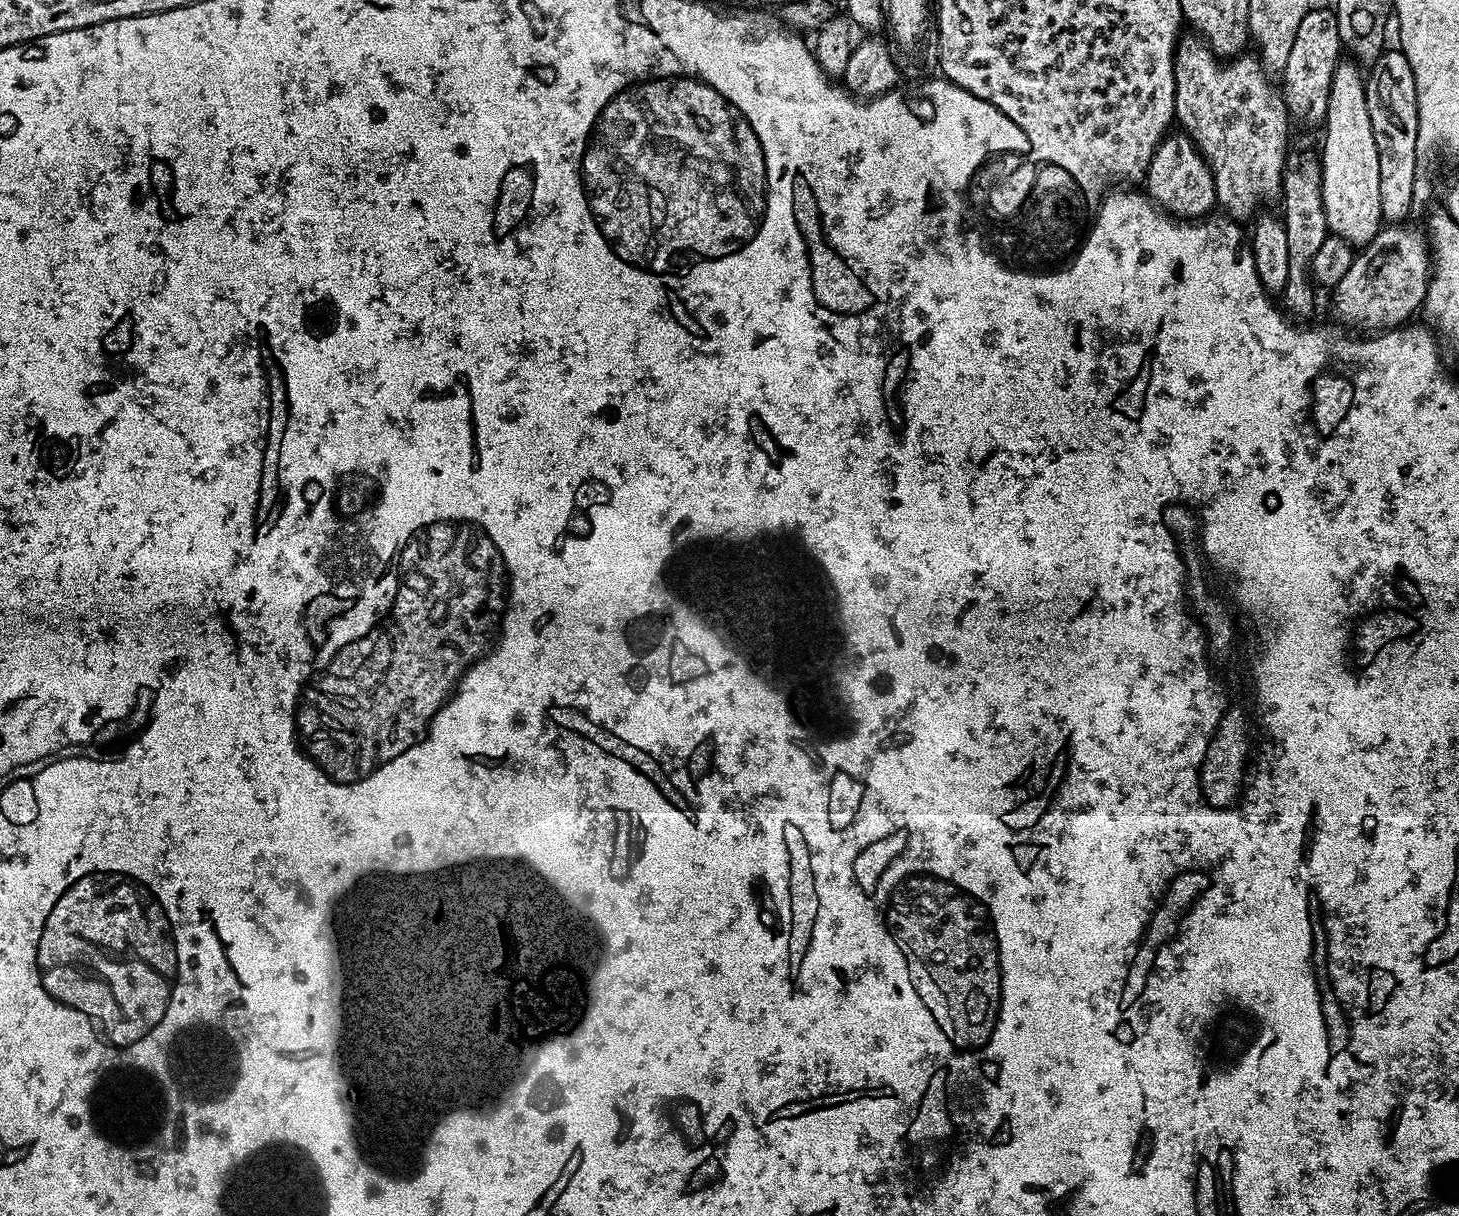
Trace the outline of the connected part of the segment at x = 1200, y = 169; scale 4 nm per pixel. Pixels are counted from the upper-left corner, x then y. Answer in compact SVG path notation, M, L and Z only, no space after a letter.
M1183 130L1169 131L1164 139L1160 141L1160 144L1156 147L1154 154L1150 158L1150 166L1148 167L1148 175L1146 177L1147 184L1146 195L1148 199L1157 208L1164 209L1173 218L1183 218L1193 221L1197 218L1207 217L1217 207L1212 171L1208 169L1204 155L1198 151L1191 138Z

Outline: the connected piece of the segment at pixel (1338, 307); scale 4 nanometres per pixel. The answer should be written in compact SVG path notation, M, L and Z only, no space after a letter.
M1412 222L1389 223L1381 227L1379 234L1369 244L1363 245L1353 255L1350 271L1342 277L1342 282L1338 282L1336 287L1331 289L1332 308L1341 320L1337 321L1352 330L1387 330L1403 326L1415 317L1412 316L1415 312L1417 315L1423 309L1431 276L1432 258L1425 229L1415 228Z

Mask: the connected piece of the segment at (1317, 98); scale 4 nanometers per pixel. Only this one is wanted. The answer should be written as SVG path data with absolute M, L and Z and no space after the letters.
M1309 7L1294 34L1294 46L1290 49L1290 59L1287 60L1282 73L1284 104L1288 108L1289 117L1295 123L1297 120L1300 124L1323 125L1324 118L1328 115L1332 75L1342 60L1340 52L1342 53L1342 45L1335 11L1331 7Z

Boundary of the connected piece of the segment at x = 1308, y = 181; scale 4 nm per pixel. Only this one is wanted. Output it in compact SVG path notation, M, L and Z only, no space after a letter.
M1295 150L1287 153L1284 161L1283 200L1282 219L1286 226L1286 251L1290 253L1290 278L1279 297L1278 304L1284 315L1293 321L1308 322L1311 321L1308 319L1316 312L1317 292L1310 279L1310 269L1314 262L1314 254L1318 254L1322 242L1326 242L1326 238L1330 235L1326 222L1326 210L1322 206L1320 161L1315 155L1303 156L1302 153L1295 152Z

